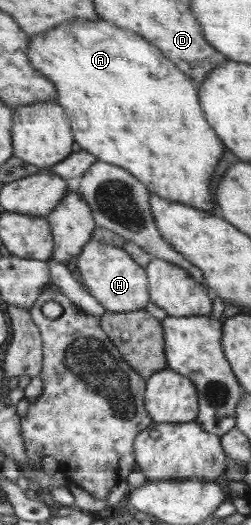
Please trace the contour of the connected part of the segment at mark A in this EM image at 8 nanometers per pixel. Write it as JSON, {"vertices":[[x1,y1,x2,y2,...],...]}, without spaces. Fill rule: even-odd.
{"vertices":[[77,19,69,22,63,21,63,26,55,26,55,30,47,30,47,34,33,36,31,38,31,58,29,60,31,60,35,70,41,71,58,88,56,101,62,107,66,107,67,114,70,115,71,129,76,135,74,137,75,142,79,144,82,150,97,156,97,159,102,162,109,162,130,171,131,174,135,175,135,178,139,179,139,182,149,188,150,194,157,194,160,198,165,198,171,202,186,203,199,207,199,209,211,213,219,211,219,209,211,210,209,180,211,180,211,174,213,174,221,154,223,154,223,146,221,146,219,138,215,136,214,128,207,124,208,120,205,120,206,116,203,116,204,110,201,110,202,104,199,104,201,96,197,96,197,90,195,90,193,82,181,72,181,69,177,70,173,66,174,63,163,55,154,43,129,29,118,27,114,22,107,19]]}

